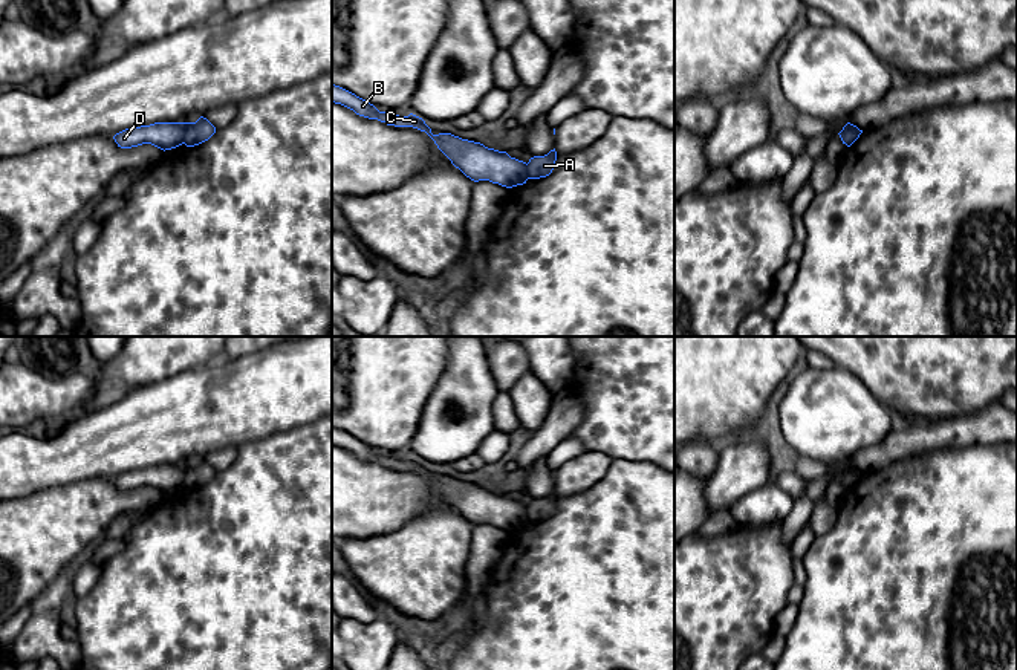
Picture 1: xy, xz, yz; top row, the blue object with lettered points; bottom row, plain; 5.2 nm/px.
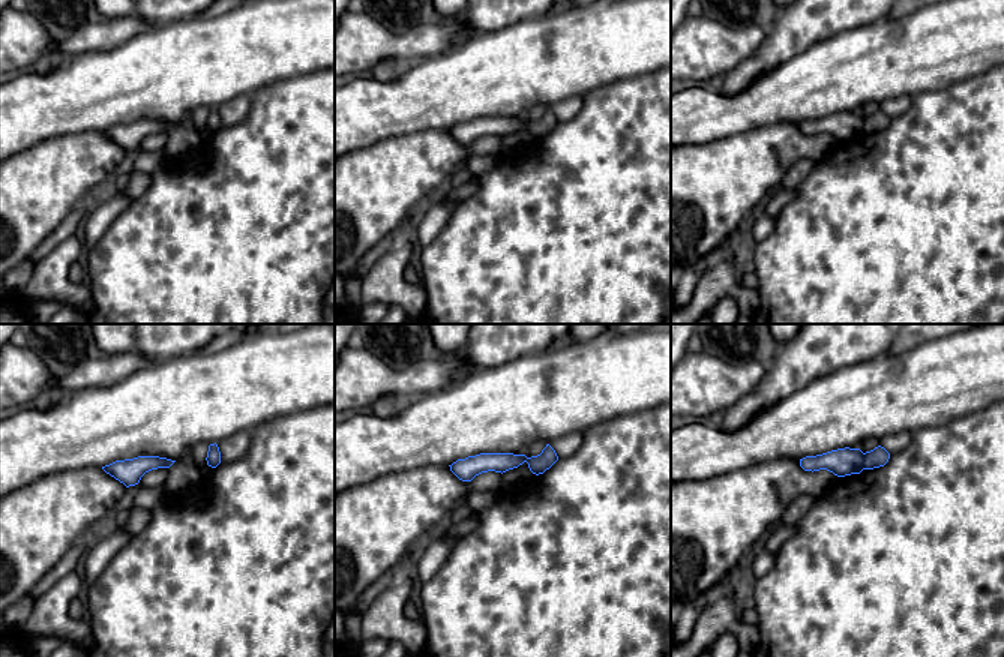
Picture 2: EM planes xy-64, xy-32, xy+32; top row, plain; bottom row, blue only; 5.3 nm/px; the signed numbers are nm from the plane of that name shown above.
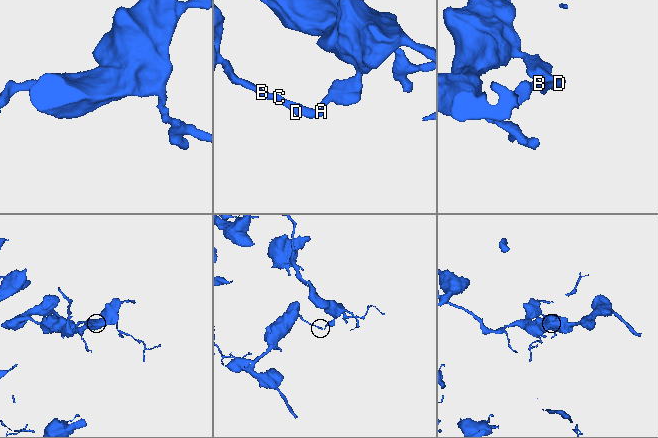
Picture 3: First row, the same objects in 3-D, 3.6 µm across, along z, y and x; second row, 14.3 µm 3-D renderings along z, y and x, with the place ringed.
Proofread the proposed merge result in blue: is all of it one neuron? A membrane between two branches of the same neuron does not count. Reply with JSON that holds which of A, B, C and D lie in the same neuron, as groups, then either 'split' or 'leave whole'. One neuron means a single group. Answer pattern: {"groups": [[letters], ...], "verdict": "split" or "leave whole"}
{"groups": [["A"], ["B", "C", "D"]], "verdict": "split"}

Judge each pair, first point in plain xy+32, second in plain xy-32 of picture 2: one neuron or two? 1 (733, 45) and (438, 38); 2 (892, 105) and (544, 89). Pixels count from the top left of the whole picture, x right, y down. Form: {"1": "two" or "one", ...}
{"1": "one", "2": "two"}

